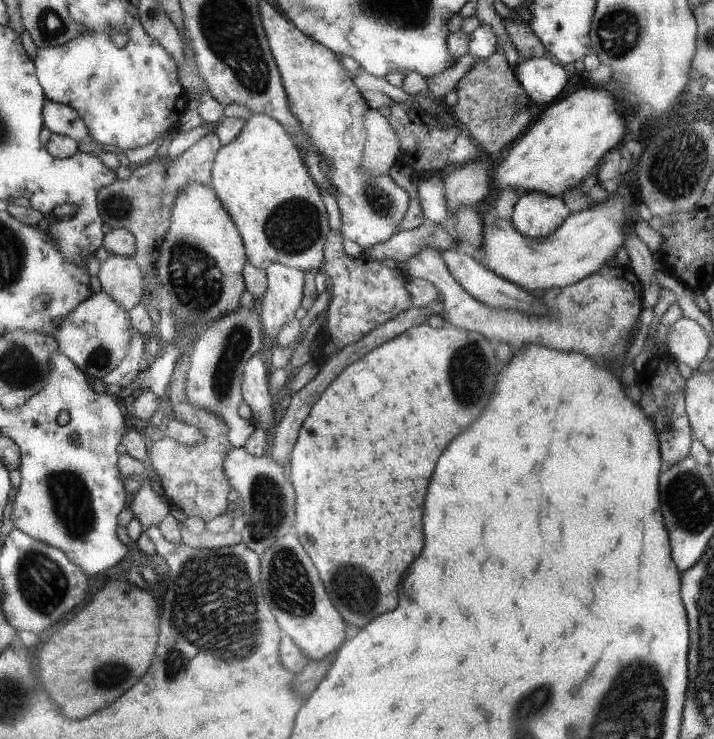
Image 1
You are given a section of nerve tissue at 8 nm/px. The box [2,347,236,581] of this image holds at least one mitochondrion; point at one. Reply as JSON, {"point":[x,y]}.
{"point":[71,501]}

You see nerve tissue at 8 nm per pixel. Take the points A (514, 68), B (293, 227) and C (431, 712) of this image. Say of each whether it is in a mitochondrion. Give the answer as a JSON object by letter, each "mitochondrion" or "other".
{"A":"other","B":"mitochondrion","C":"other"}

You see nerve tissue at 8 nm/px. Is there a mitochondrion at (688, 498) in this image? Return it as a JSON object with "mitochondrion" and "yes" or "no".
{"mitochondrion":"yes"}

